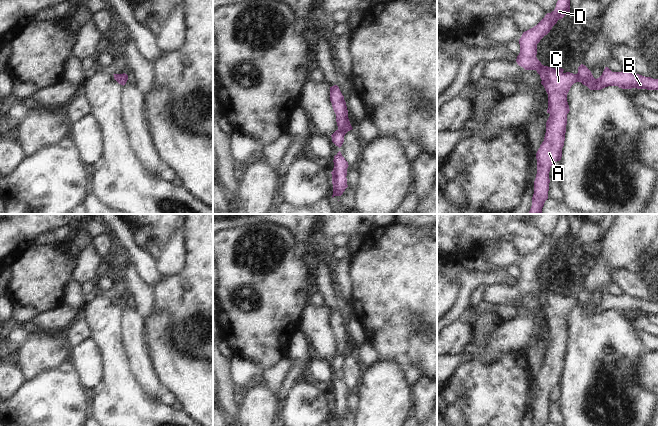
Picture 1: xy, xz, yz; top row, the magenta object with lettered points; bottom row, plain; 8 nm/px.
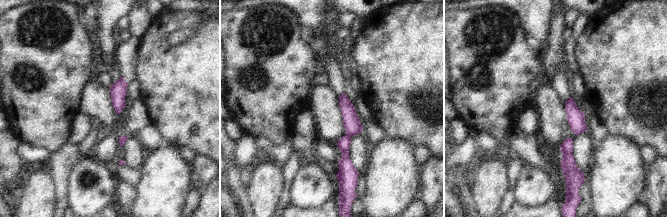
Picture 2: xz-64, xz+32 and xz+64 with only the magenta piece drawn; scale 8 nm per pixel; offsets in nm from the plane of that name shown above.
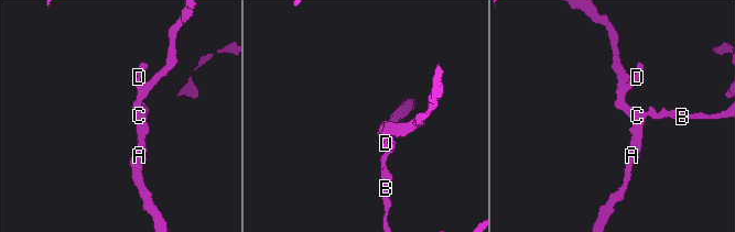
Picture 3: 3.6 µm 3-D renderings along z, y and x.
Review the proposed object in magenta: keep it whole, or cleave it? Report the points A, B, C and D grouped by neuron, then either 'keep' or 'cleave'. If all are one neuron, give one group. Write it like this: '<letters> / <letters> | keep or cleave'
A C D / B | cleave

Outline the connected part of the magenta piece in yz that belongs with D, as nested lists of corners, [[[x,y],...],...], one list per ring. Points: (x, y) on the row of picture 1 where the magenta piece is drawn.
[[[558,0],[555,9],[533,28],[523,32],[519,39],[520,53],[516,62],[525,70],[536,70],[540,75],[541,84],[548,94],[548,109],[550,114],[546,122],[544,141],[536,153],[537,174],[534,181],[532,206],[528,214],[542,213],[545,201],[548,199],[549,172],[551,166],[561,160],[565,141],[567,114],[569,105],[567,94],[571,86],[579,82],[577,74],[564,73],[564,69],[544,66],[537,59],[537,44],[547,35],[559,19],[570,12],[570,0]]]

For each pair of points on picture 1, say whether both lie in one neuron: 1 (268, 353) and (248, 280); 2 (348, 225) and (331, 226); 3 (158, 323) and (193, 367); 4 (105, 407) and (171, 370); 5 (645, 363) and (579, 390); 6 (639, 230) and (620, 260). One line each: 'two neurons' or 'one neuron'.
1: one neuron
2: one neuron
3: one neuron
4: two neurons
5: two neurons
6: one neuron

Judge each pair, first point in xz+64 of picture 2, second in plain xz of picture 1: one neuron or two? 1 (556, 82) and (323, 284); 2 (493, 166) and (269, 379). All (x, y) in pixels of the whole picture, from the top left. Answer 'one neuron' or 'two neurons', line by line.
1: one neuron
2: two neurons

